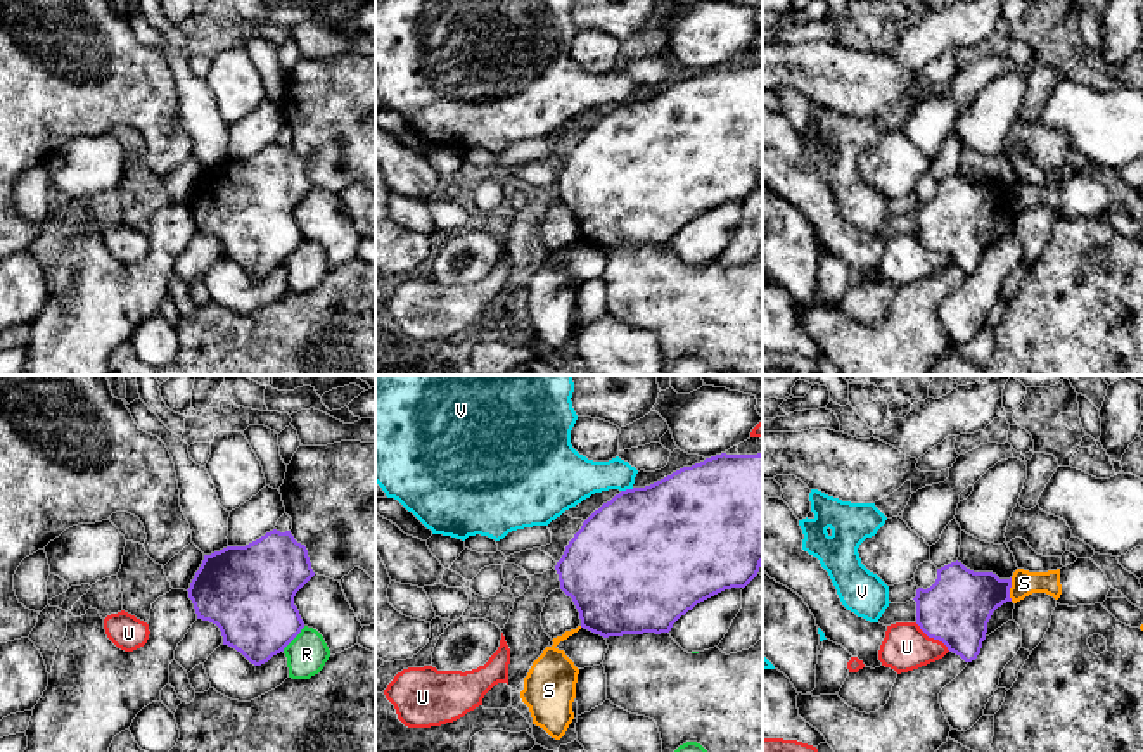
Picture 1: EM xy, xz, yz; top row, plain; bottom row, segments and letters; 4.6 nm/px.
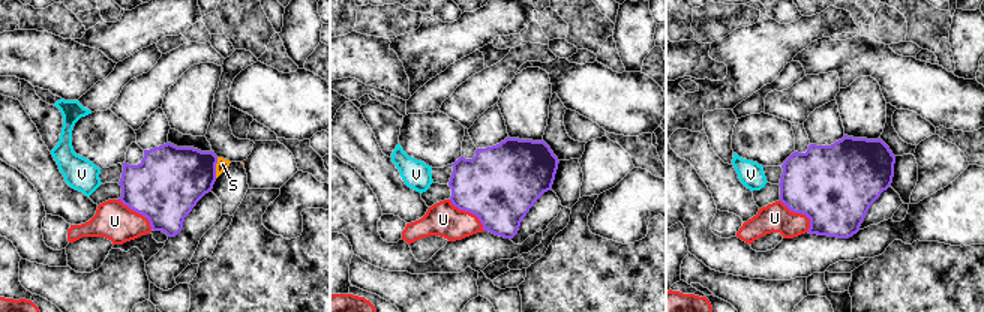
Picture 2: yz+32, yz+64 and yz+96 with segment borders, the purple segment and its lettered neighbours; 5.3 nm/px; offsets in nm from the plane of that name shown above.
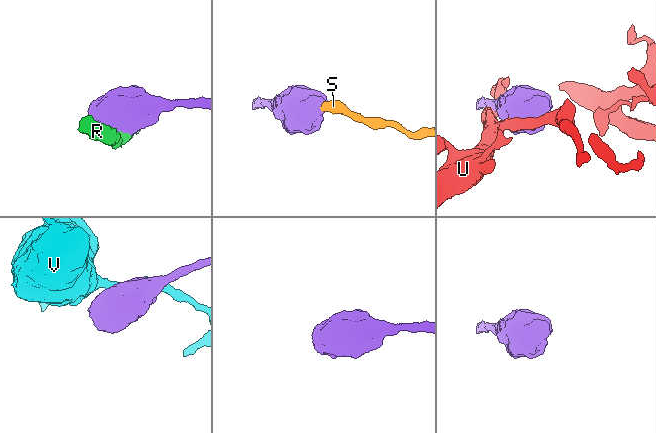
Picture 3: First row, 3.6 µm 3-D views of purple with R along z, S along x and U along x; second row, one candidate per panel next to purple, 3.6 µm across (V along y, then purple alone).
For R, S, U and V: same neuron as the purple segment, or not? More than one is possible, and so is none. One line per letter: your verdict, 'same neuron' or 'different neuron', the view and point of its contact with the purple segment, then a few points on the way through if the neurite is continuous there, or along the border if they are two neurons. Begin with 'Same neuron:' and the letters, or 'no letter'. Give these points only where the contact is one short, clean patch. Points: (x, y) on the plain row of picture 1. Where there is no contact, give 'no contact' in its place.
Same neuron: no letter
R: different neuron | xy (294, 249)
S: different neuron | yz (1008, 203) | along yz (1012, 191), (1010, 213)
U: different neuron | yz (932, 249)
V: different neuron | xz (626, 102)

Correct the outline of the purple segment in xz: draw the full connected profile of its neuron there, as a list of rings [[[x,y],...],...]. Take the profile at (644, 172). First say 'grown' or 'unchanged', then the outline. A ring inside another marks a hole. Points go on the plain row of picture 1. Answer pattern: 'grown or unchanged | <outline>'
unchanged | [[[716,67],[645,99],[621,104],[595,123],[557,175],[560,202],[572,211],[581,240],[623,249],[669,245],[697,216],[731,201],[745,201],[763,176],[763,67]]]

